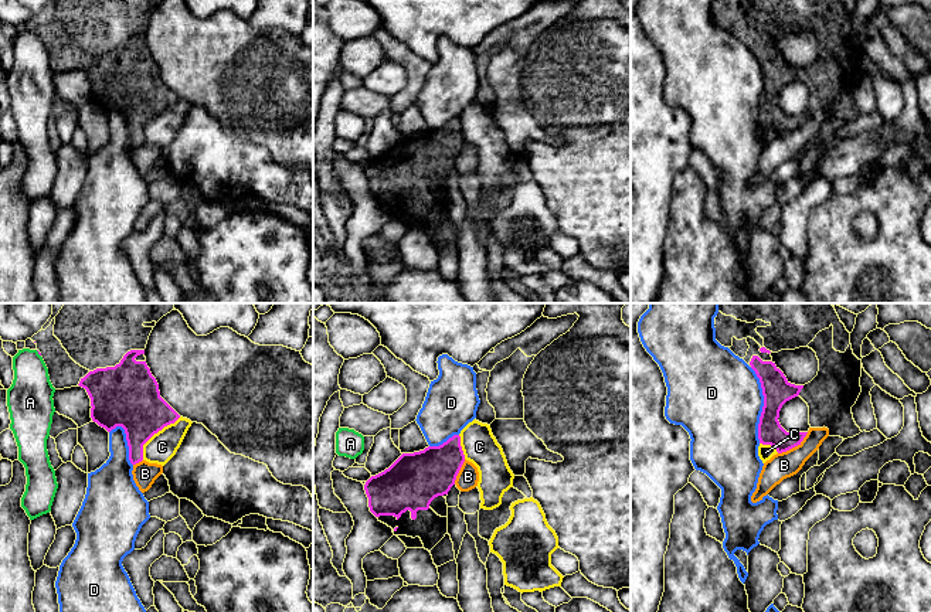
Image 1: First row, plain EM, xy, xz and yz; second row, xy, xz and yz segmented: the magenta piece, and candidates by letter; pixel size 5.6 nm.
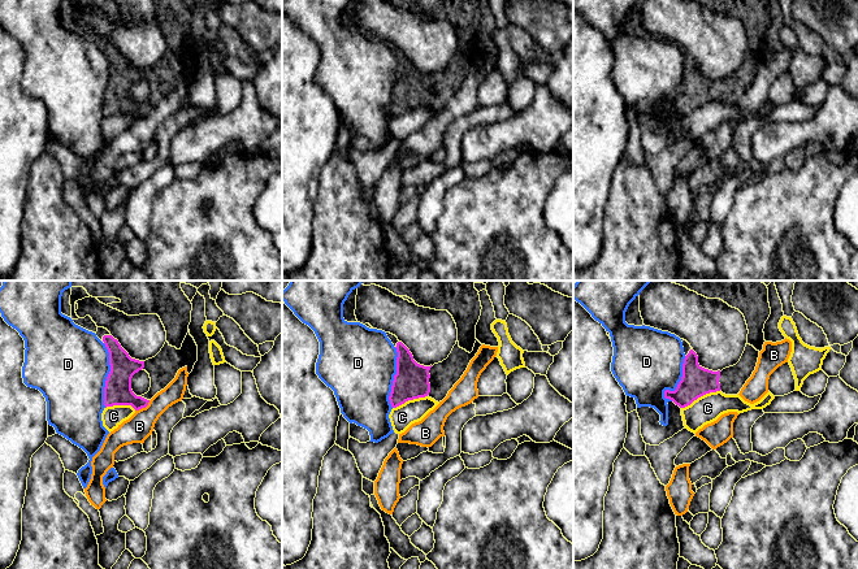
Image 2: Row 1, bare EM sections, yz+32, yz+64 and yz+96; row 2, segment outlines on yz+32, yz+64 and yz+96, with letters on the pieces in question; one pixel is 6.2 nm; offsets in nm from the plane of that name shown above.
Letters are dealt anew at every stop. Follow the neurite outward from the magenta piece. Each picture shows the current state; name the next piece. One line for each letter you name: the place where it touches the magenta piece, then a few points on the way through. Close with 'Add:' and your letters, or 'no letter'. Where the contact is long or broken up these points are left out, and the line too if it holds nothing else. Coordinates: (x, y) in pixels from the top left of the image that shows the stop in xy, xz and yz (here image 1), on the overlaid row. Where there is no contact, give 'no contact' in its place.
Add: no letter

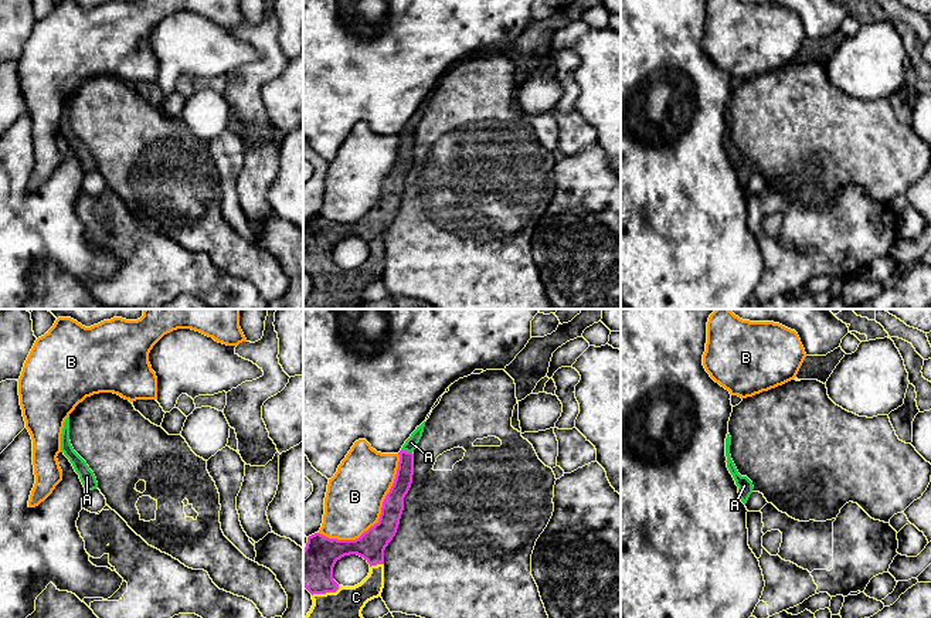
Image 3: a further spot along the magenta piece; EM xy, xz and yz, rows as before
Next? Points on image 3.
A: meets magenta in xz at (405, 451); runs through xz (403, 481), (405, 451), (411, 442)
C: meets magenta in xz at (326, 591)
Add: A, C

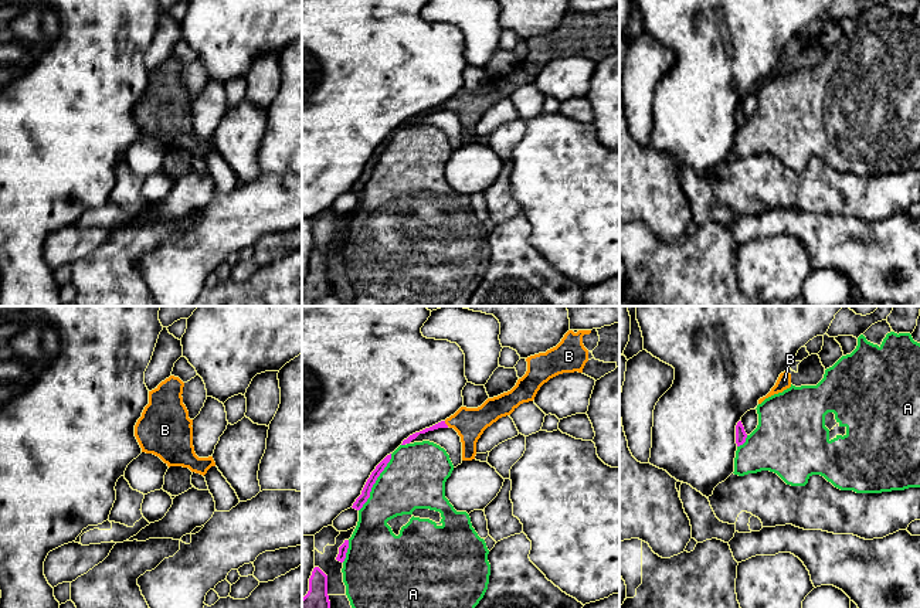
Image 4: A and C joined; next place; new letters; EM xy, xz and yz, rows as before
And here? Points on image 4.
B: meets magenta in xz at (445, 424); runs through xz (441, 424), (445, 424), (469, 423)
Add: B

